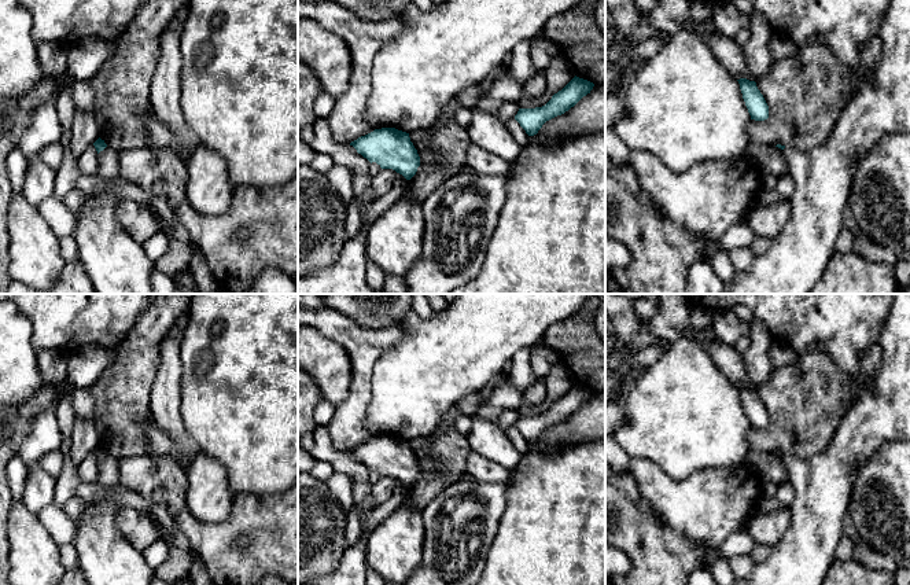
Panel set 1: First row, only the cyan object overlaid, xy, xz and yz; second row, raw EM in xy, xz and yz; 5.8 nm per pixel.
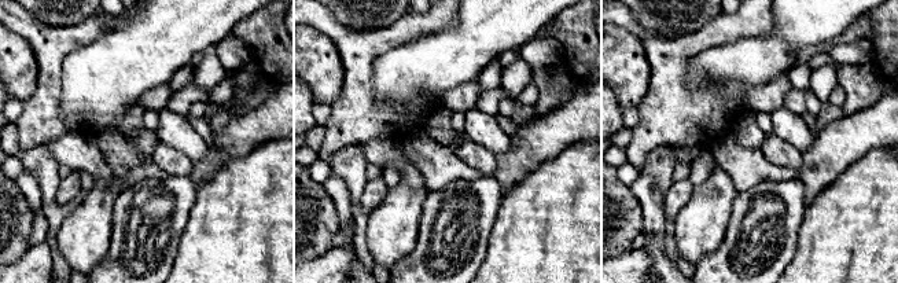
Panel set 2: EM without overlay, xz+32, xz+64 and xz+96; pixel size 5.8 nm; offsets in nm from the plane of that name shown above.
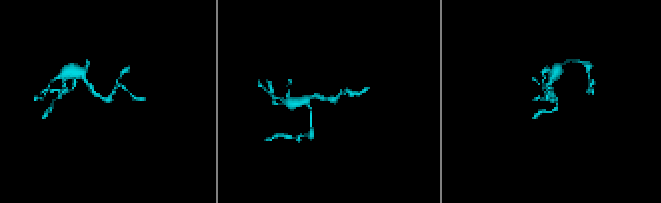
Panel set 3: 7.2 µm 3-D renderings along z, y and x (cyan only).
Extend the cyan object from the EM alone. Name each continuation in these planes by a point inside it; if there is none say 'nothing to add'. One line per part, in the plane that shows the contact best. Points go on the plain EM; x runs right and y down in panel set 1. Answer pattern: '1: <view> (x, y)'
1: xy (107, 467)

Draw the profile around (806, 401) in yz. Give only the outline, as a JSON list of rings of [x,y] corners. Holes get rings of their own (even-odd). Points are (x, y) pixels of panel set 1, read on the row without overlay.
[[[814,343],[797,352],[793,364],[775,367],[770,379],[756,386],[756,394],[769,413],[769,426],[749,428],[749,449],[767,453],[781,452],[802,460],[822,453],[847,413],[850,389],[850,376],[833,363],[824,346]]]

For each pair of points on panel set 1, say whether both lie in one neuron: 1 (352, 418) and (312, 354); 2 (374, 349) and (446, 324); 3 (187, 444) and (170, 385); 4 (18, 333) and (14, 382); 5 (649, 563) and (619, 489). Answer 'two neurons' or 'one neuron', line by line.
1: two neurons
2: two neurons
3: one neuron
4: one neuron
5: one neuron

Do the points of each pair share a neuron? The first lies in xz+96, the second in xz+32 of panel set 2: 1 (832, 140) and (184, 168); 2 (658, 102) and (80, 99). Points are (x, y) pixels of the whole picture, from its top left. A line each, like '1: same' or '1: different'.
1: different
2: different

